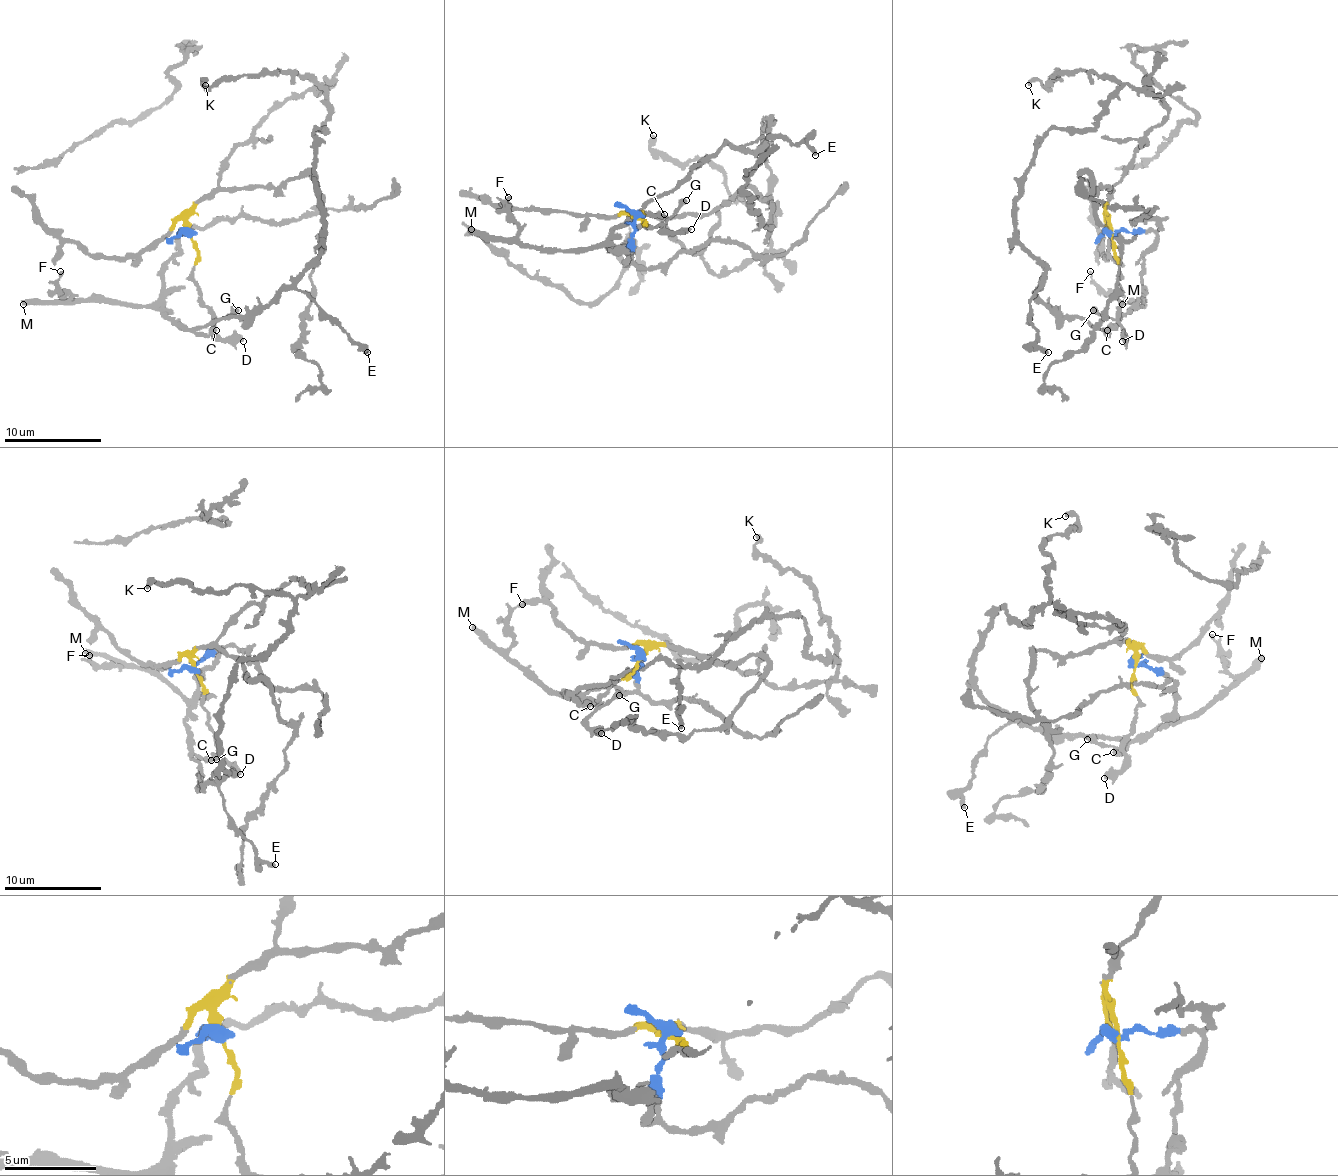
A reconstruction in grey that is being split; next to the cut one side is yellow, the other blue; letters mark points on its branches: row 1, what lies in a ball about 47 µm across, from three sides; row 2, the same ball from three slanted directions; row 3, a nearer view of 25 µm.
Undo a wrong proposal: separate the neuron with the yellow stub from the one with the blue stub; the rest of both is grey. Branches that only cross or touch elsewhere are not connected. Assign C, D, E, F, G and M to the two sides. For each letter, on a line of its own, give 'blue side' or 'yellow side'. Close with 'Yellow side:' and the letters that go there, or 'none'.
C: blue side
D: yellow side
E: blue side
F: blue side
G: yellow side
M: blue side
Yellow side: D, G

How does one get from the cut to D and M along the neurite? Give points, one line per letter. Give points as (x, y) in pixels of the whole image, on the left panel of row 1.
D: (190, 234), (197, 254), (192, 283), (200, 302), (212, 317), (217, 334), (244, 341)
M: (190, 234), (183, 234), (180, 251), (163, 273), (163, 292), (149, 305), (22, 305)

